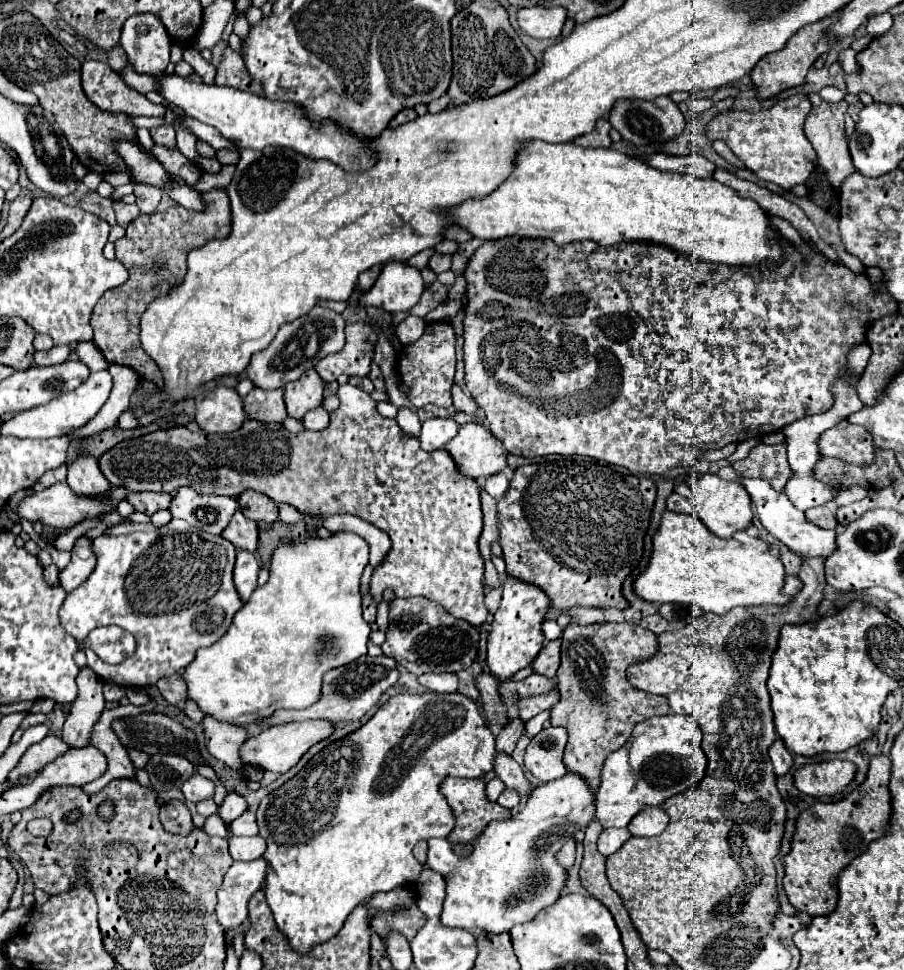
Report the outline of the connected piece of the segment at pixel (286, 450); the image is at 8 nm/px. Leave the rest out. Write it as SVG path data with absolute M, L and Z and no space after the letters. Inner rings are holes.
M344 384L338 390L338 398L340 408L330 414L330 426L320 432L302 430L292 434L278 422L266 424L250 418L232 434L194 434L178 426L116 444L100 456L100 470L112 486L124 486L134 492L148 490L172 494L180 486L190 486L200 494L238 498L244 490L256 490L276 504L290 504L302 516L318 518L320 522L334 514L364 518L384 530L392 540L390 552L378 568L374 568L370 578L374 606L382 602L384 590L390 588L398 598L424 596L434 600L452 616L480 630L488 622L488 608L484 604L484 558L478 548L484 526L478 482L460 474L456 462L452 462L452 456L448 456L444 448L436 452L422 450L416 436L404 434L394 420L384 418L376 410L376 400L368 392Z

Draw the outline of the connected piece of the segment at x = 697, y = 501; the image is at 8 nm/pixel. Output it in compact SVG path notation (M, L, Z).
M692 473L690 476L694 476L698 480L694 486L690 484L692 494L688 496L688 500L692 504L696 516L706 524L706 528L712 534L716 534L720 538L728 538L734 532L746 530L750 526L752 516L754 516L752 514L752 500L748 498L748 492L744 490L744 486L740 486L740 482L728 482L716 474L704 474L699 478L697 474Z

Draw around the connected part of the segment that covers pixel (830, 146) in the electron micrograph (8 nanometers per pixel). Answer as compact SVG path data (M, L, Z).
M810 94L808 98L812 102L812 110L810 110L808 118L806 118L804 132L806 132L806 138L810 140L810 144L814 146L814 150L818 152L818 164L826 170L830 184L834 188L838 188L844 182L844 178L854 172L854 164L852 164L850 152L848 152L845 136L845 113L848 102L842 100L837 104L828 104L818 94Z

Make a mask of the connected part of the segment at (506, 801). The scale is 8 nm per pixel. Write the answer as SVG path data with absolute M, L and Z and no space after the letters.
M504 788L504 792L498 798L498 804L506 806L506 808L514 808L518 802L520 802L520 796L514 790L508 790L508 788Z

